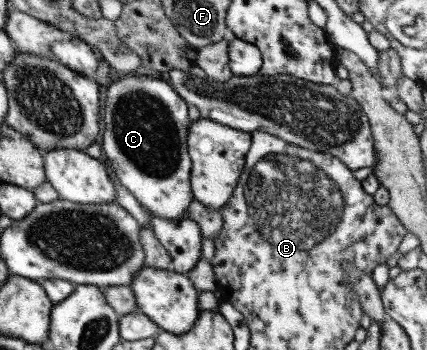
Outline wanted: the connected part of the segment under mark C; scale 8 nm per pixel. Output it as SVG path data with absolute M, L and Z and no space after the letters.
M142 72L115 76L104 103L102 153L122 187L147 212L178 221L193 201L189 184L190 158L187 133L190 121L186 103L162 75Z

